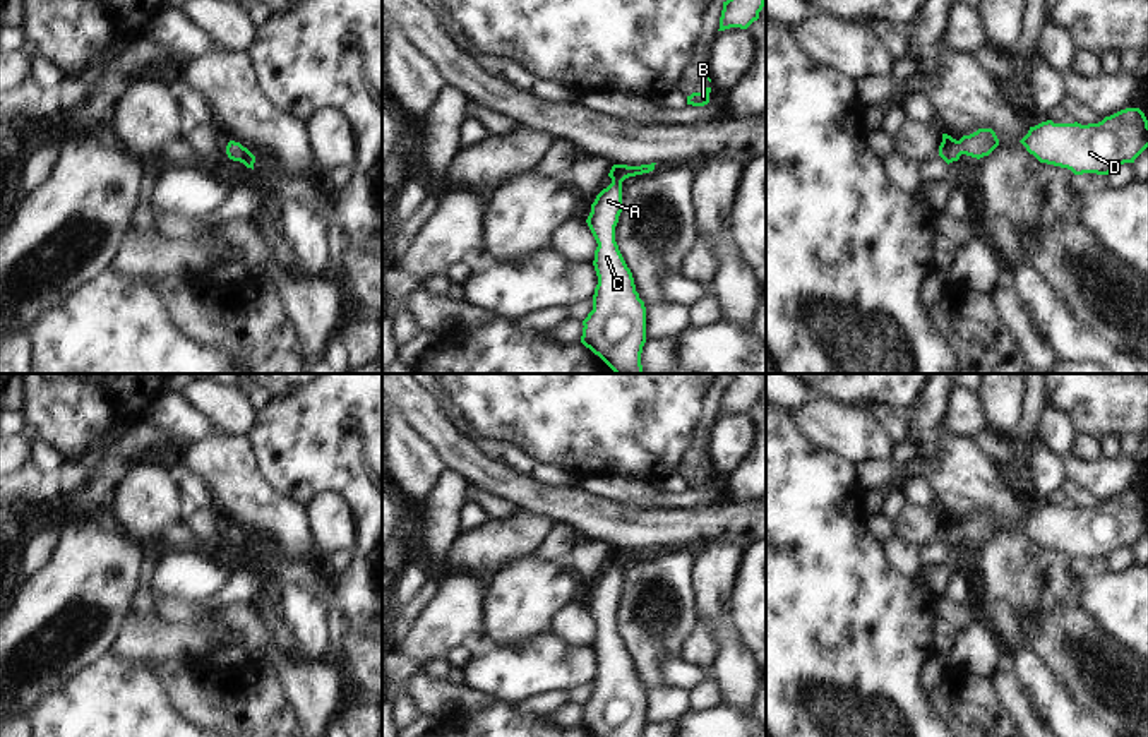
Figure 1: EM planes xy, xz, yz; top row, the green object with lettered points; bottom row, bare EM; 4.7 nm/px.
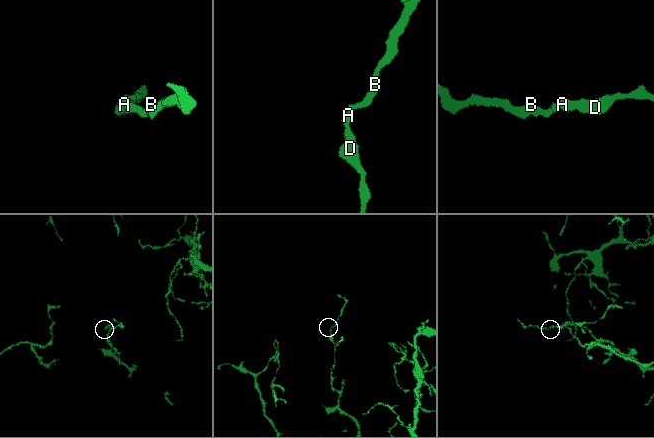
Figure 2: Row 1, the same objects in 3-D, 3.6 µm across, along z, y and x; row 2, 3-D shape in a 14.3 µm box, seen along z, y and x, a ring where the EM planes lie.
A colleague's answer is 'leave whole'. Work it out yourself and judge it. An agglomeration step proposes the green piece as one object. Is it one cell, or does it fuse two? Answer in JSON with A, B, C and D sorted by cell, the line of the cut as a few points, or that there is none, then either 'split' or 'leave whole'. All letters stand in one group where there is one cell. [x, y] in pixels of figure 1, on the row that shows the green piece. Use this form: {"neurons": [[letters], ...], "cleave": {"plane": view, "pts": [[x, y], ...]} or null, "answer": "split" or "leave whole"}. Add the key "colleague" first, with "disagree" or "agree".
{"colleague": "agree", "neurons": [["A", "B", "C", "D"]], "cleave": null, "answer": "leave whole"}

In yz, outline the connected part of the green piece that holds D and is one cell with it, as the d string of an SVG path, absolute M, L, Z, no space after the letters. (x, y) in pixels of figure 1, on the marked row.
M1126 108L1098 123L1054 123L1030 127L1019 141L1040 163L1071 170L1074 175L1109 175L1148 147L1148 120L1139 108Z

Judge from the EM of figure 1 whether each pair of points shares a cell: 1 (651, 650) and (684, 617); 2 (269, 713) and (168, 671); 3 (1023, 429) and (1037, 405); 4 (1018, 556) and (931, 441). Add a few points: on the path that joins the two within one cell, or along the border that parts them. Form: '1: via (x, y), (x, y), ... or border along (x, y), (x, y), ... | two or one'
1: via (660, 641), (675, 626) | one
2: via (244, 701), (216, 698), (194, 689) | one
3: via (1028, 424), (1032, 410) | one
4: via (1010, 527), (1010, 516), (960, 467) | one

